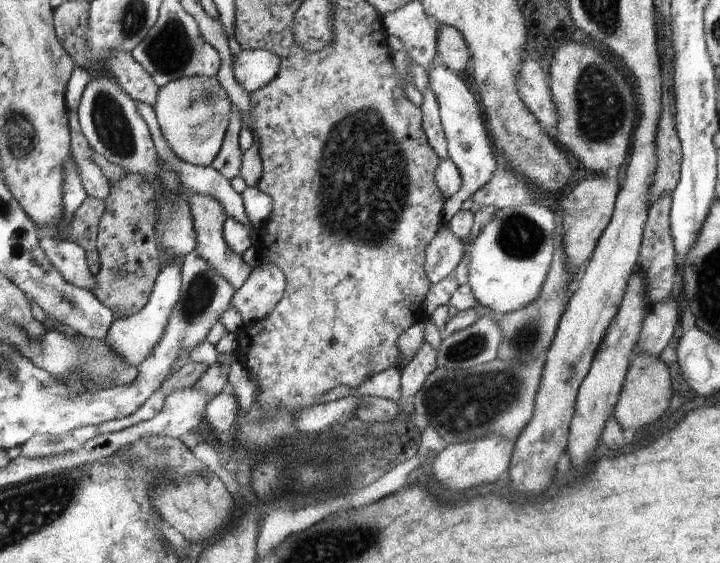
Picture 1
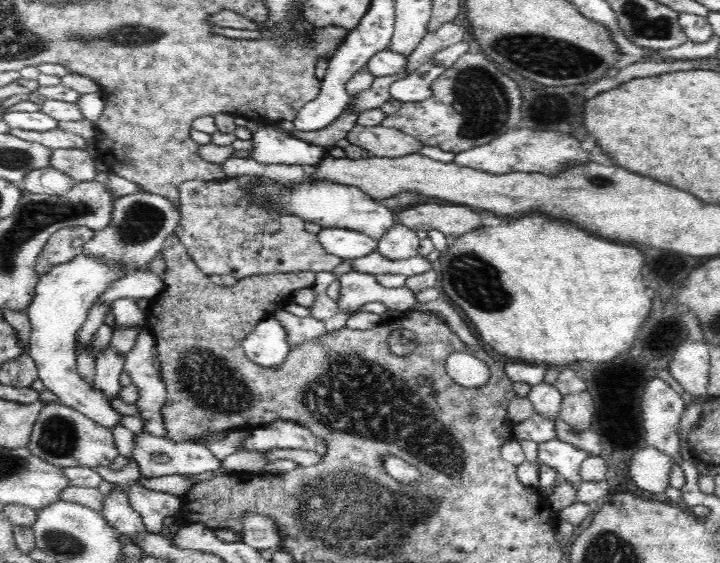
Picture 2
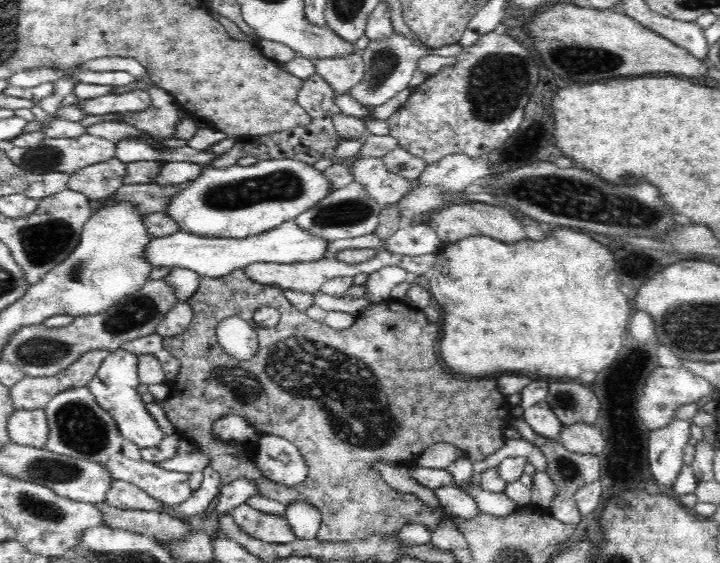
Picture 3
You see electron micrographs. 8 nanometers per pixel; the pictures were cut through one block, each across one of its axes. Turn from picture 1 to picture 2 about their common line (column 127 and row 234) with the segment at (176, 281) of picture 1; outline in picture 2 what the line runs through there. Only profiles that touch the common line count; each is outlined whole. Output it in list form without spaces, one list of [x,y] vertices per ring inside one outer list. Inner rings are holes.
[[[323,228],[316,236],[324,250],[344,259],[354,261],[378,251],[378,239],[350,229]]]

